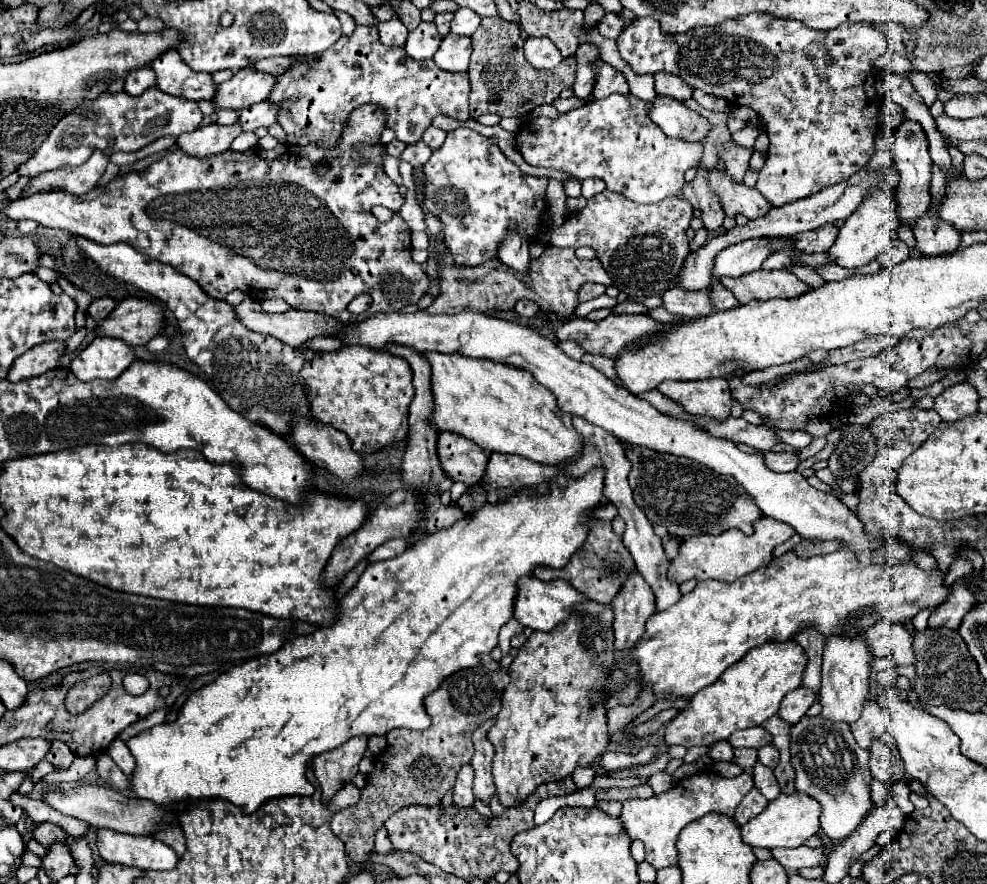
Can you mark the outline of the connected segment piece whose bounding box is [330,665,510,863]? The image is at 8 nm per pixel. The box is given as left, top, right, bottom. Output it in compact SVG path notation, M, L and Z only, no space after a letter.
M482 665L470 667L470 669L460 669L460 671L452 673L452 677L446 677L440 683L440 687L424 699L426 713L432 719L432 725L428 729L424 729L424 731L392 729L386 735L388 745L384 751L380 751L372 759L374 769L366 777L366 785L360 791L360 801L354 807L336 811L332 821L330 821L334 835L344 841L348 857L354 863L364 863L366 855L374 851L374 835L392 813L396 813L398 809L402 809L406 805L438 805L442 801L442 795L454 787L454 781L456 781L460 767L466 765L474 755L474 745L470 739L472 729L476 729L484 719L498 715L500 705L502 705L500 703L502 691L508 683L510 683L510 675L506 671L488 671Z

